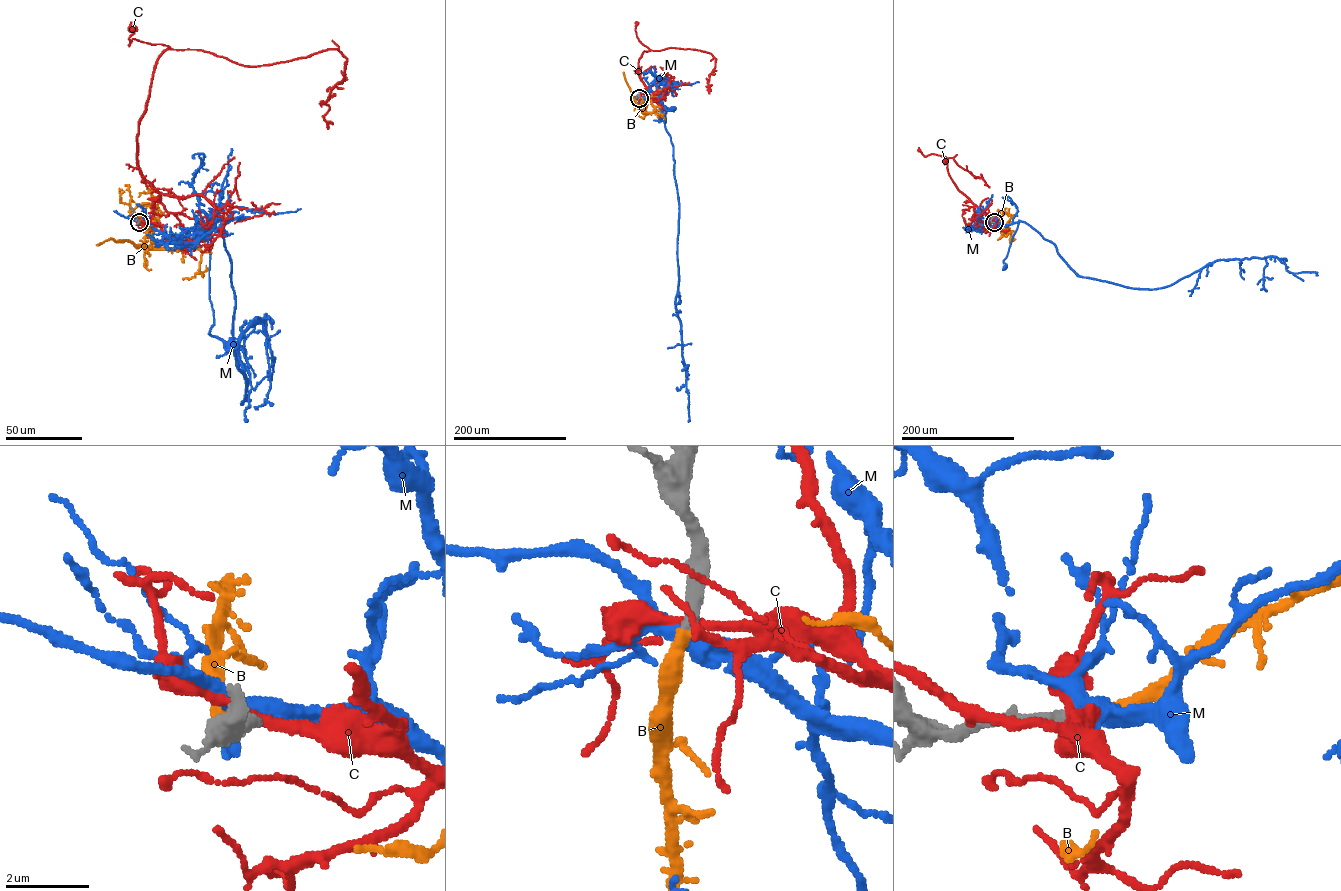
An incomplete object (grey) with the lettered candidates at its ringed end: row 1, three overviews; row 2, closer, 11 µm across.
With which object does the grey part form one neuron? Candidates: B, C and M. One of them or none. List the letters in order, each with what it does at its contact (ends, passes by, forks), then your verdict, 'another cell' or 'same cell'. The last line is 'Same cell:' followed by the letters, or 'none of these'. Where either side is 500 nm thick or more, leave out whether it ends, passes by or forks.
B: it ends | same cell
C: it passes by | another cell
M: it forks | another cell
Same cell: B

